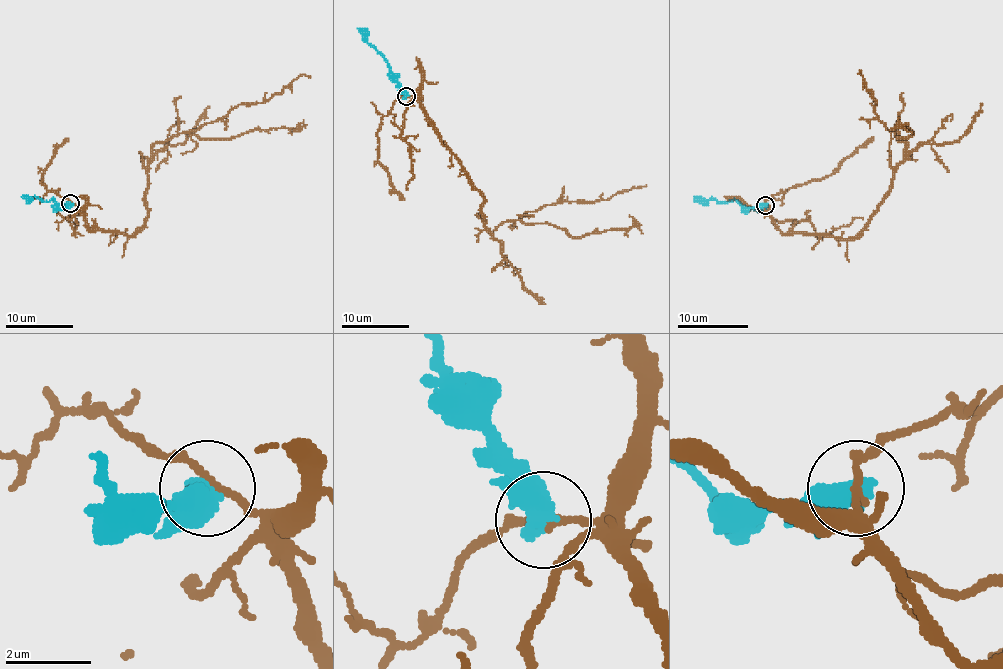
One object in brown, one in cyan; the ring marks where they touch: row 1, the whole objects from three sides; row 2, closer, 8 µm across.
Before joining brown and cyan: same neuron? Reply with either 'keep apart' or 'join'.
keep apart

